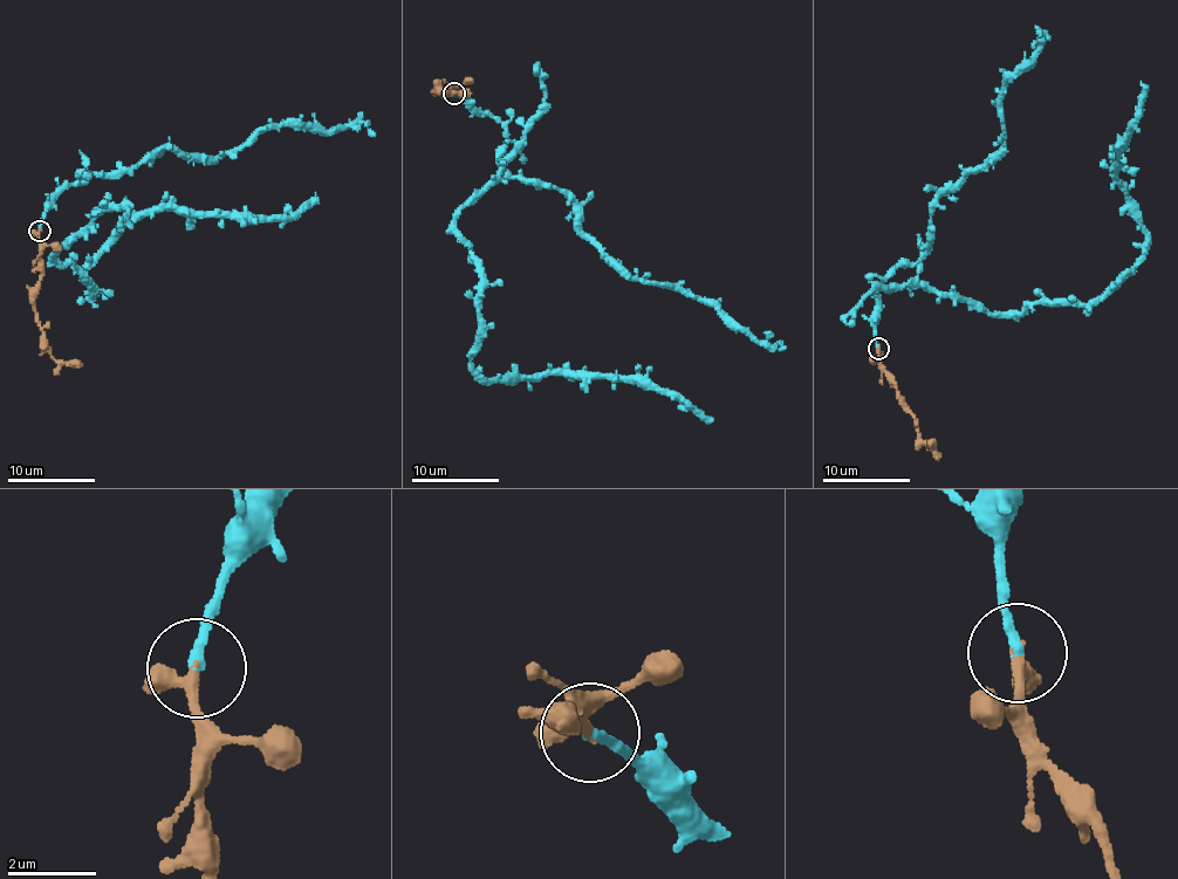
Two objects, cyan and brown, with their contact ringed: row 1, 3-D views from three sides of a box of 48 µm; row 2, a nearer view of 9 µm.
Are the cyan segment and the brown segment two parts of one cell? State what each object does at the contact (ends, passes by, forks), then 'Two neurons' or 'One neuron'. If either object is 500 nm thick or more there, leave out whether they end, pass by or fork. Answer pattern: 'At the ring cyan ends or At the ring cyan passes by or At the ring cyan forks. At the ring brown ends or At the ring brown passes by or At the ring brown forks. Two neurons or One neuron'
At the ring cyan ends. At the ring brown passes by. One neuron

